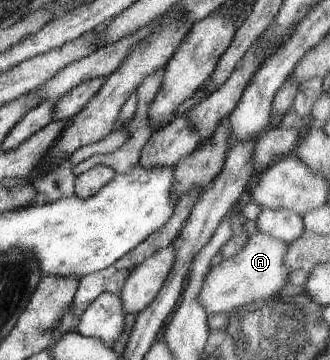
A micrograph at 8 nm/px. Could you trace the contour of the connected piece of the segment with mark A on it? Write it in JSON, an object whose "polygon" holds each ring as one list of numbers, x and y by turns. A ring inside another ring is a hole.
{"polygon":[[251,234,247,236,247,244,243,246,243,250,239,252,233,258,227,258,223,260,218,266,212,267,207,274,207,280,203,284,203,290,201,290,201,304,205,306,208,314,219,313,231,313,236,310,240,310,244,306,250,303,266,302,272,299,275,294,279,294,279,291,290,282,291,268,287,268,286,258,287,250,289,250,290,244,287,244,285,240,279,240,269,236,269,234]]}

